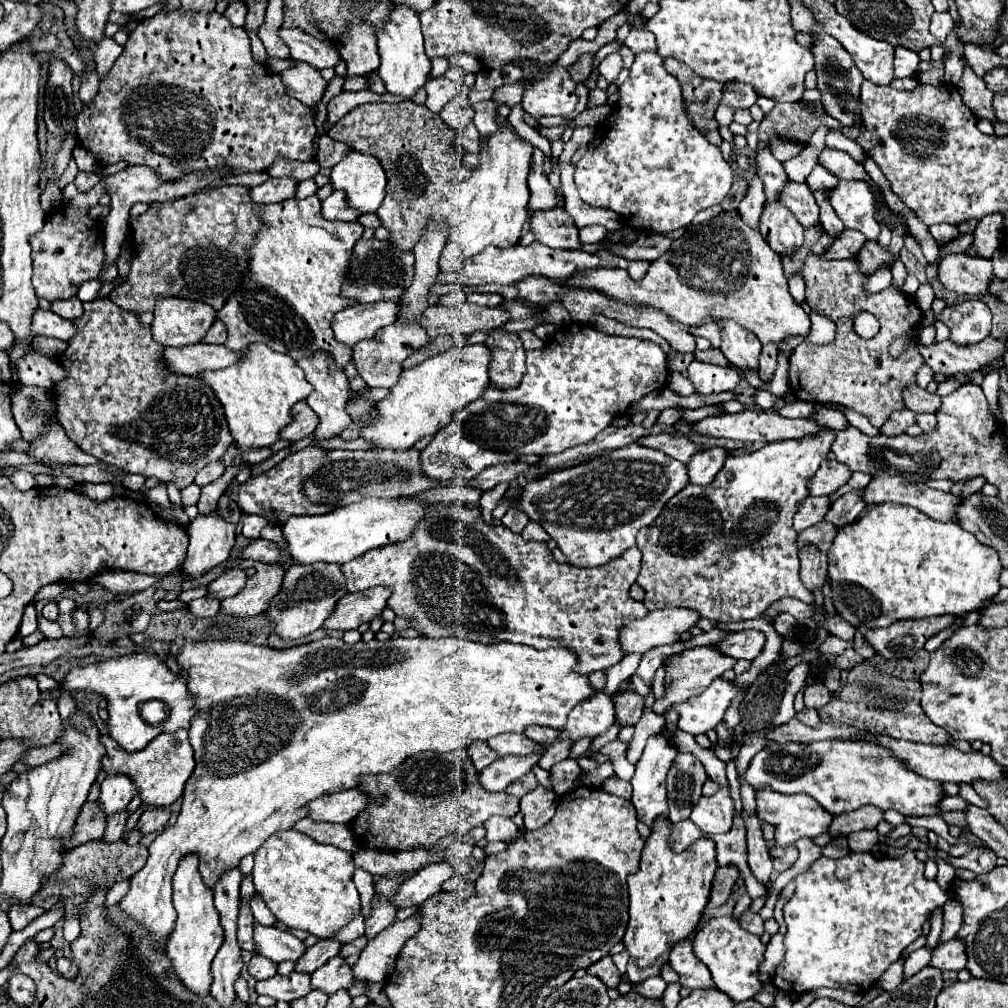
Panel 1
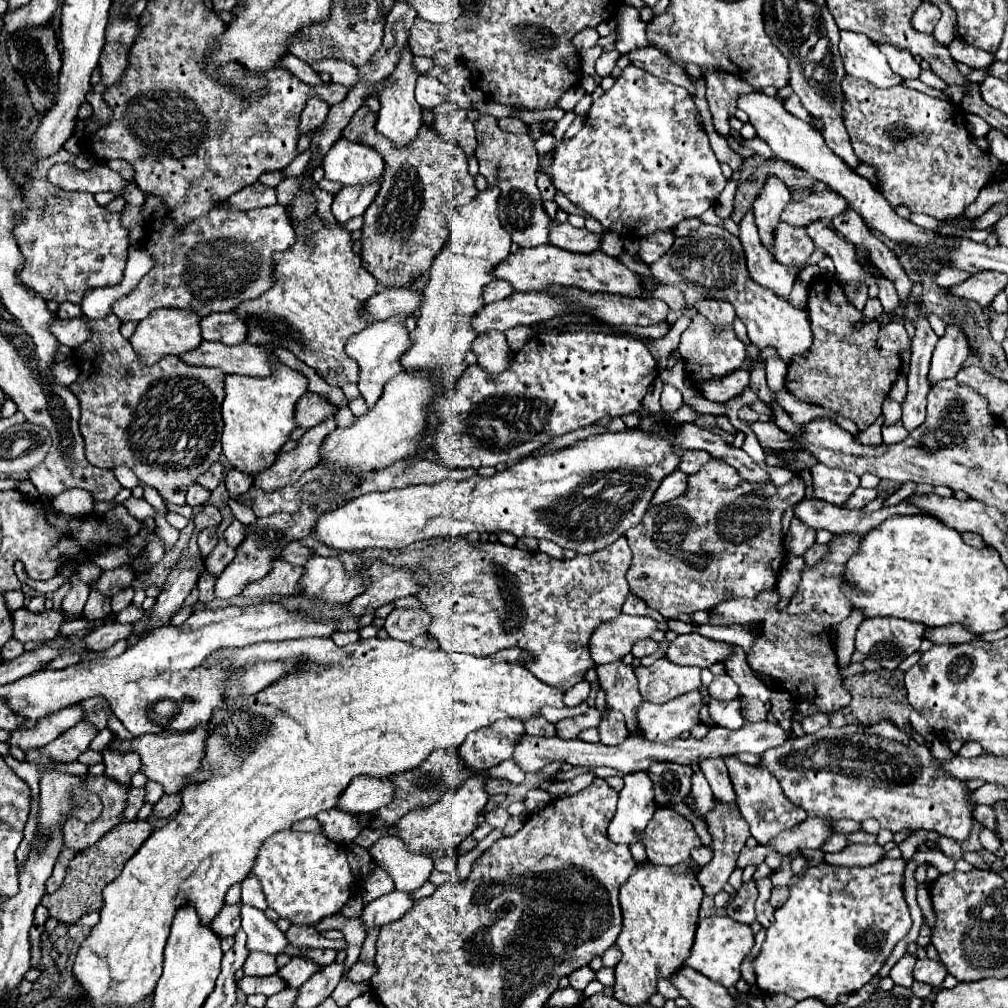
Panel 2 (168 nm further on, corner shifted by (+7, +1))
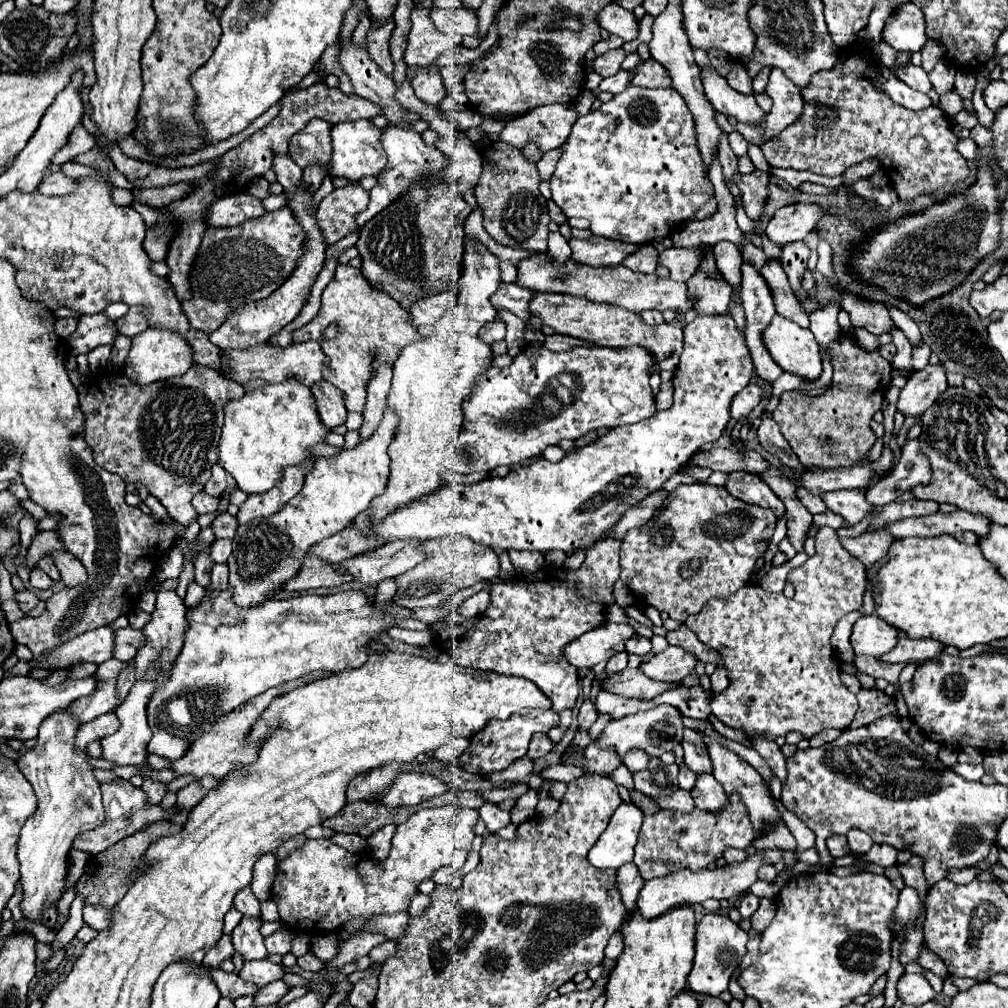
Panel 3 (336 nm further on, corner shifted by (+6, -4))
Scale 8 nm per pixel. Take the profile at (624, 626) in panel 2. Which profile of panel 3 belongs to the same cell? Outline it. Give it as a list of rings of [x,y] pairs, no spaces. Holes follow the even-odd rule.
[[[604,623],[564,647],[564,657],[578,669],[592,669],[626,649],[626,641],[636,631],[626,623]]]

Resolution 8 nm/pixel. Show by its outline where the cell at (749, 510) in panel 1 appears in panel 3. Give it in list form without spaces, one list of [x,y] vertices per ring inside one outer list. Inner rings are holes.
[[[690,483],[680,485],[672,491],[670,501],[664,503],[660,519],[652,519],[648,525],[628,531],[622,539],[620,553],[620,579],[630,589],[642,605],[652,605],[658,611],[666,611],[670,619],[686,621],[688,615],[700,613],[702,607],[714,597],[734,595],[740,587],[752,583],[752,573],[756,561],[764,557],[768,549],[768,539],[776,529],[776,515],[772,509],[762,509],[760,505],[744,503],[726,491],[726,487],[710,483]]]

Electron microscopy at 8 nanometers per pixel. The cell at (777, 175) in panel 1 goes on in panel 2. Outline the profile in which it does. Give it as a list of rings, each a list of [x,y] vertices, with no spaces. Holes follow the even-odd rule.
[[[769,178],[765,182],[765,188],[761,190],[761,196],[753,204],[753,216],[759,230],[759,238],[771,256],[773,256],[773,234],[779,224],[779,214],[783,212],[783,204],[787,204],[789,200],[791,192],[787,190],[787,186],[777,178]]]

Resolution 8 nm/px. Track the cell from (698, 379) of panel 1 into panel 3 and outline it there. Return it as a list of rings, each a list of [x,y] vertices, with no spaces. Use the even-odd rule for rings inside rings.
[[[748,383],[748,387],[744,387],[744,391],[740,391],[730,405],[730,417],[732,419],[742,419],[746,417],[762,399],[764,391],[756,385],[756,383]]]

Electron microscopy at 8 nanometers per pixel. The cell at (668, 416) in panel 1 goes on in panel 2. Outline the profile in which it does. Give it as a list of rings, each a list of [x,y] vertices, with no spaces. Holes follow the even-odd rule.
[[[665,384],[663,392],[661,392],[661,406],[663,406],[663,410],[679,410],[681,404],[683,404],[681,392],[675,386]]]

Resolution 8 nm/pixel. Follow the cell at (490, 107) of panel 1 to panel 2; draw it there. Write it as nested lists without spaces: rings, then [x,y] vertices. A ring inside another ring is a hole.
[[[481,116],[475,124],[477,130],[477,150],[475,156],[479,160],[479,174],[487,178],[487,184],[497,184],[501,194],[497,200],[497,214],[501,226],[509,232],[511,242],[521,248],[533,248],[549,242],[549,226],[551,218],[543,208],[541,194],[535,186],[539,158],[535,152],[535,142],[527,134],[509,134],[499,130],[497,118]]]

